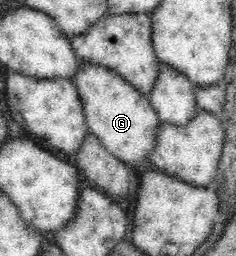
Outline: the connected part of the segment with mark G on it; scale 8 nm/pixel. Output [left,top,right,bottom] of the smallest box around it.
[72,60,160,166]

